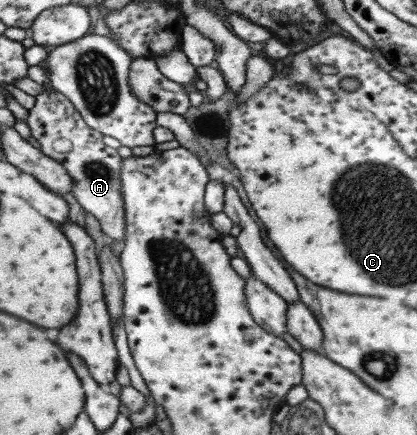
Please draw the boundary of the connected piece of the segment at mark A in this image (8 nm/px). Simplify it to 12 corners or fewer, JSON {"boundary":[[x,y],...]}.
{"boundary":[[54,89],[25,120],[106,236],[124,238],[121,156]]}

